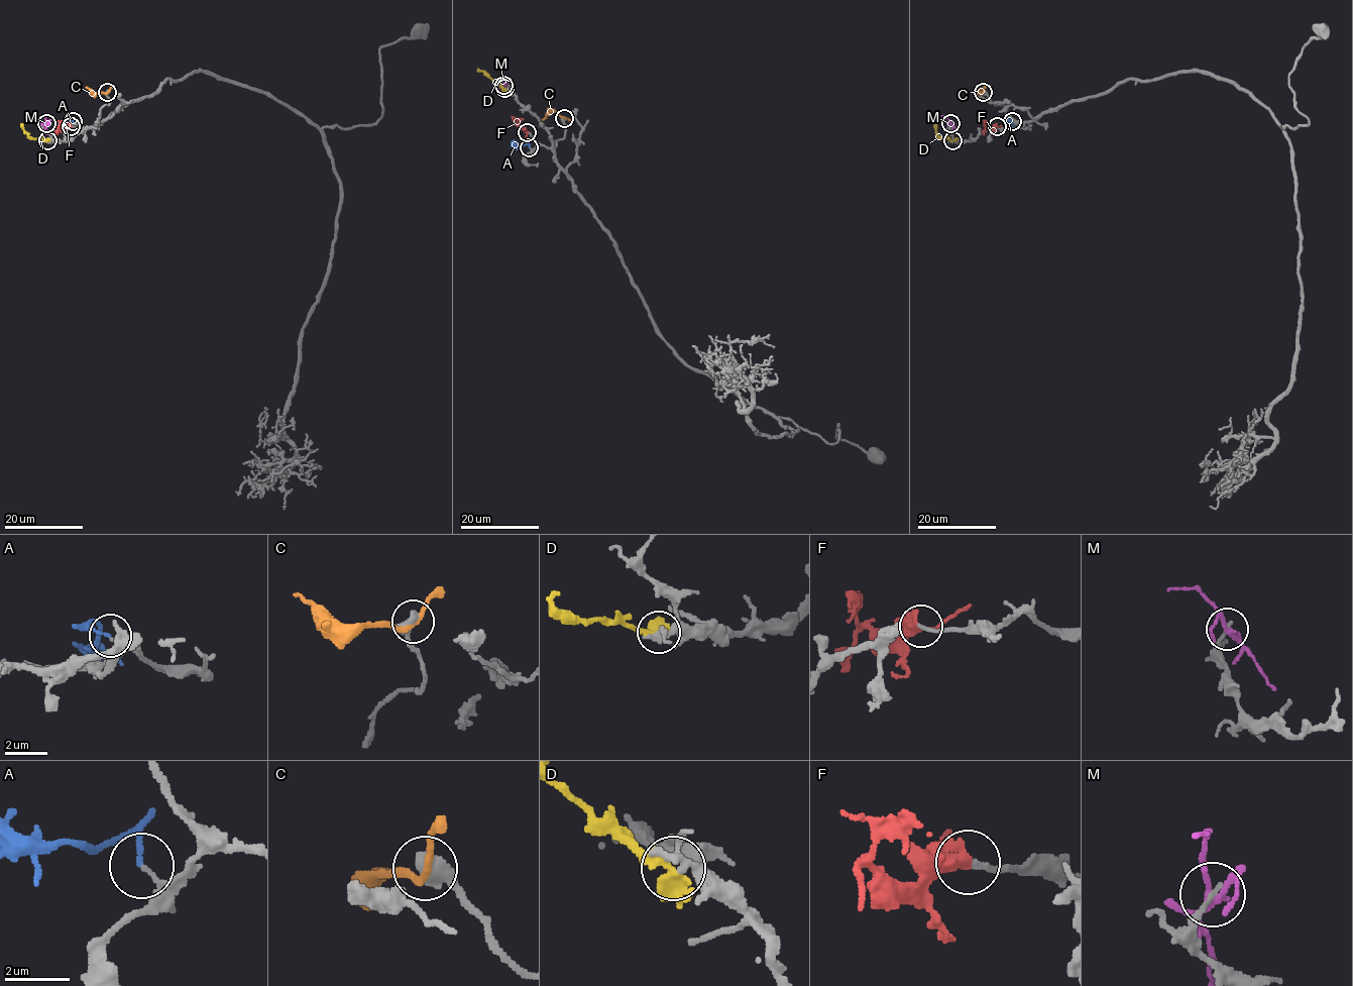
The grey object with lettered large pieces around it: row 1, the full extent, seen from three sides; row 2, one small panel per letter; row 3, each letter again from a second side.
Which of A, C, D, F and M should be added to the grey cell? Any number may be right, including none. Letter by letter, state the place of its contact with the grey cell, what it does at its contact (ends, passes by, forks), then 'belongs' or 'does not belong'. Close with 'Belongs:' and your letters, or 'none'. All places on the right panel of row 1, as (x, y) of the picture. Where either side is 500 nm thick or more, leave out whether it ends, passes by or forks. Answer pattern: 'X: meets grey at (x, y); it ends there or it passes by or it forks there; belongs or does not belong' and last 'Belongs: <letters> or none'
A: meets grey at (1012, 121); it ends there; does not belong
C: meets grey at (983, 92); does not belong
D: meets grey at (952, 140); it passes by; does not belong
F: meets grey at (997, 126); it passes by; belongs
M: meets grey at (950, 123); it forks there; does not belong
Belongs: F

